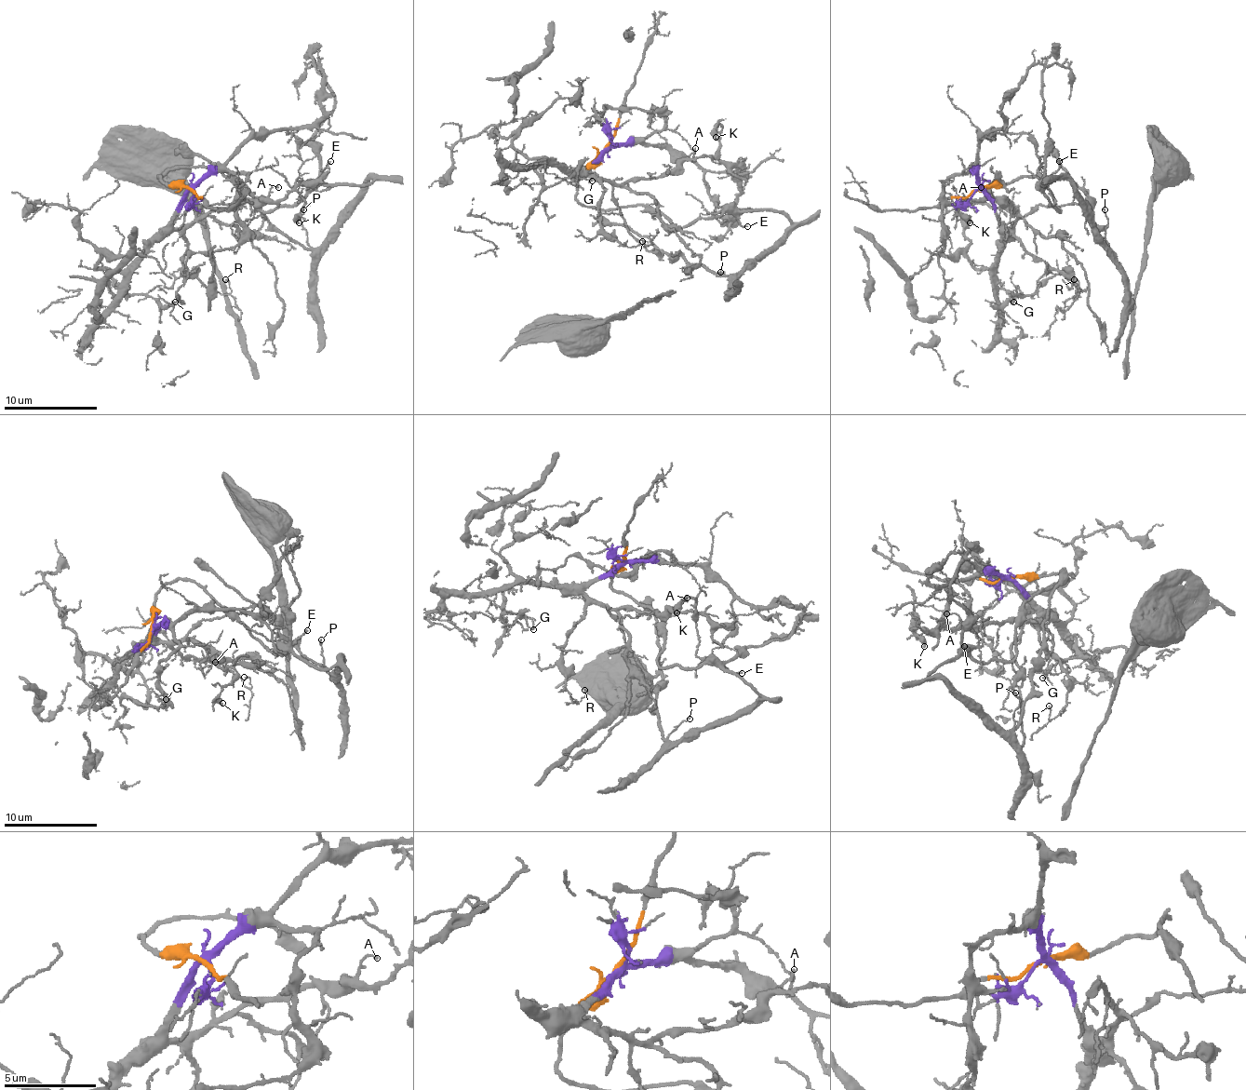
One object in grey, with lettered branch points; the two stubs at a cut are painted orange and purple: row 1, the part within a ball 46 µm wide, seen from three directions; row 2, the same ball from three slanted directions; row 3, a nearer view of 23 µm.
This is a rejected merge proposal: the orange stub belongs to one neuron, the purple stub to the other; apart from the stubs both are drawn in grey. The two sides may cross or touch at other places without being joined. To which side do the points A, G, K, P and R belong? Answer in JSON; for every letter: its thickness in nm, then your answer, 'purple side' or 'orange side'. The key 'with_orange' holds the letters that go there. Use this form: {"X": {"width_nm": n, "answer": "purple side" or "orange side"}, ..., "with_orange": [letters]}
{"A": {"width_nm": 130, "answer": "purple side"}, "G": {"width_nm": 130, "answer": "purple side"}, "K": {"width_nm": 360, "answer": "purple side"}, "P": {"width_nm": 110, "answer": "orange side"}, "R": {"width_nm": 130, "answer": "purple side"}, "with_orange": ["P"]}

